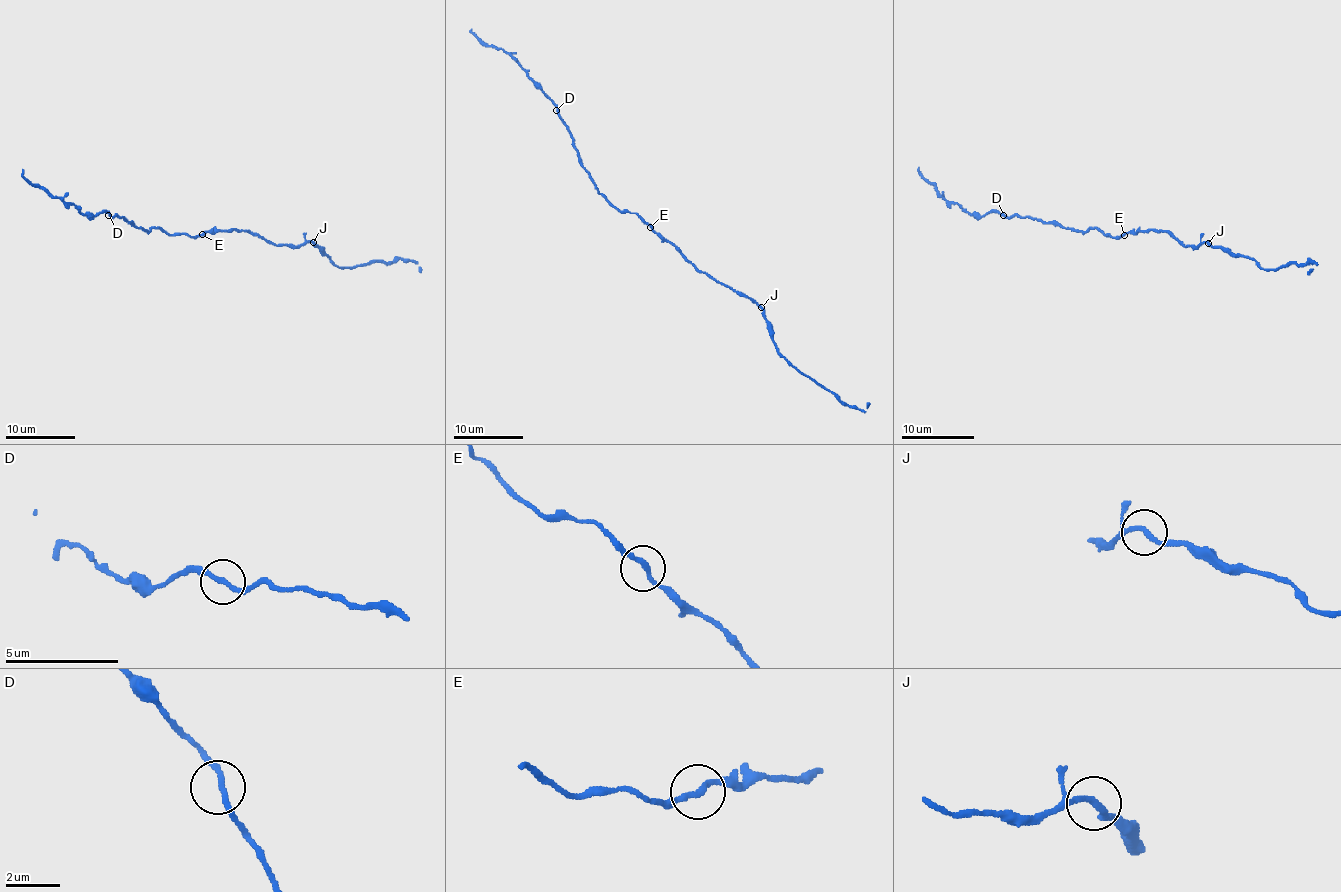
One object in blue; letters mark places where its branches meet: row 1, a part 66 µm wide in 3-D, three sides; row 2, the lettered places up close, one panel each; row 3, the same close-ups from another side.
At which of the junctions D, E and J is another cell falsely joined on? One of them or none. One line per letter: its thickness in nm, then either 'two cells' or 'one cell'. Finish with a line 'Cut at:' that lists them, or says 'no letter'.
D: 190 nm thick; one cell
E: 190 nm thick; one cell
J: 190 nm thick; one cell
Cut at: no letter

